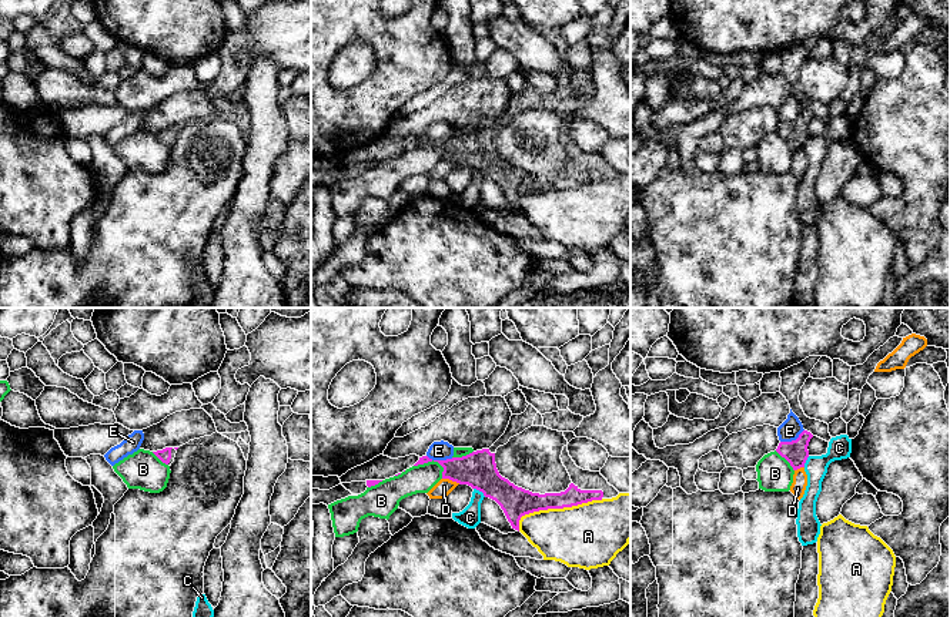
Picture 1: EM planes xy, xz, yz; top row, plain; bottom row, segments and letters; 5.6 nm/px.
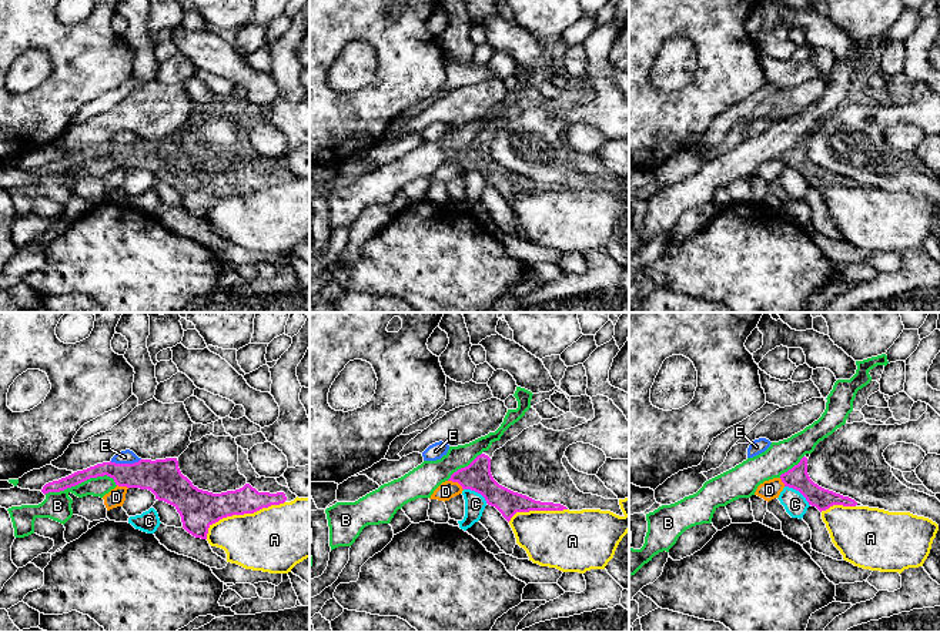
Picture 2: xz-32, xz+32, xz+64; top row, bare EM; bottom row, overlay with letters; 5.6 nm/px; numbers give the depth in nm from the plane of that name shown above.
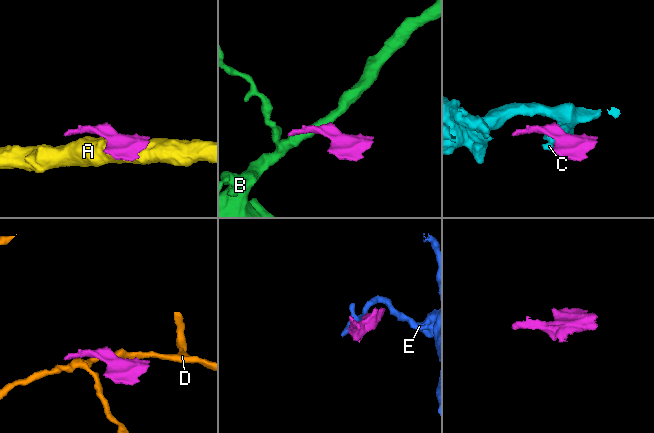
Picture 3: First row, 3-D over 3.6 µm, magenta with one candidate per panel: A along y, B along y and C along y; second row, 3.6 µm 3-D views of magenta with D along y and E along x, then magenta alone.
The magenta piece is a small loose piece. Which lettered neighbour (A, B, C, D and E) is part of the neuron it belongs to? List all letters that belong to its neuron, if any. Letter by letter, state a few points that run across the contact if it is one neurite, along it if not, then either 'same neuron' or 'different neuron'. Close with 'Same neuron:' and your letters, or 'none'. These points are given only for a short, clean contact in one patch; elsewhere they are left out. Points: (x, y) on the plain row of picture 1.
A: different neuron
B: same neuron
C: line xz (474, 168), (485, 177); different neuron
D: line xz (442, 158), (460, 164); different neuron
E: different neuron
Same neuron: B

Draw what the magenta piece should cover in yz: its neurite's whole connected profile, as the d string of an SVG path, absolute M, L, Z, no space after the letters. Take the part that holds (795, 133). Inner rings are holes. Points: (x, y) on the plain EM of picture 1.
M803 111L796 121L780 123L775 133L765 135L756 145L759 170L765 172L789 172L793 155L805 148L809 123L813 115Z

